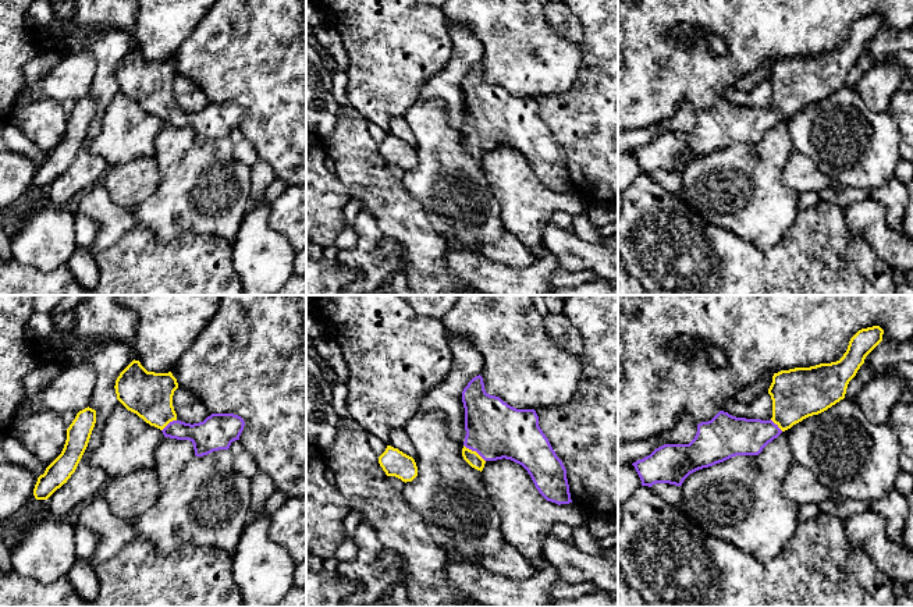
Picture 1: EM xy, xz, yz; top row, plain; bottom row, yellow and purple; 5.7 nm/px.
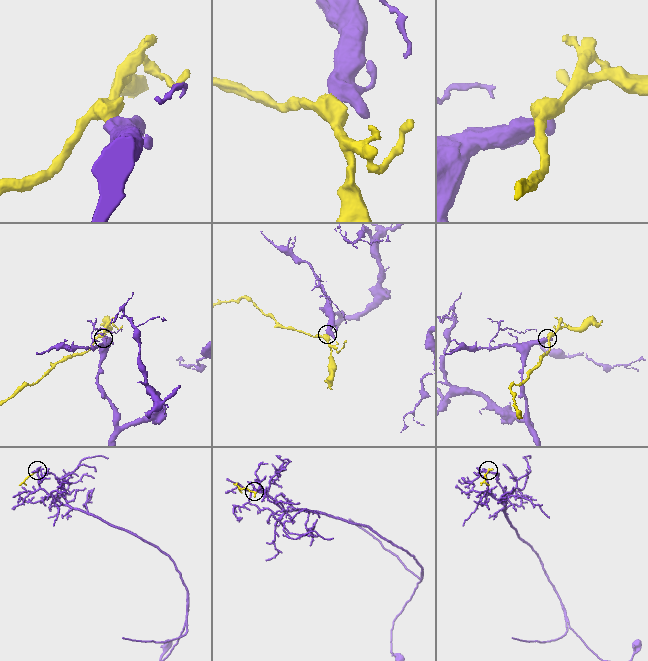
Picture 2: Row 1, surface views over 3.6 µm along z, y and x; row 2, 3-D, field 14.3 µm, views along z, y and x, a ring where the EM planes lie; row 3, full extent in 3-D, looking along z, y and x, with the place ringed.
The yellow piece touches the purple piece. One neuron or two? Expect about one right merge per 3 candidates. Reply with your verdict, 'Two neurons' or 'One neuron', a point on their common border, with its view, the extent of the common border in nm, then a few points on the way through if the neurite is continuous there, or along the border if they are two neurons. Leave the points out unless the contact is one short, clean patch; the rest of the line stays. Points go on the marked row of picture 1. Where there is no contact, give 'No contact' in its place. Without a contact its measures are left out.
One neuron. Touches yellow at xz (475, 451). Shared border 160 nm. Path across: xz (471, 457), (475, 451), (496, 430)

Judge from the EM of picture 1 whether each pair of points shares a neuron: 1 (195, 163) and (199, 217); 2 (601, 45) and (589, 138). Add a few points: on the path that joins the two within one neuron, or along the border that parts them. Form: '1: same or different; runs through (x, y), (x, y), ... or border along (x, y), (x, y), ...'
1: same; runs through (195, 177), (199, 184), (199, 203)
2: same; runs through (601, 68), (601, 114)

